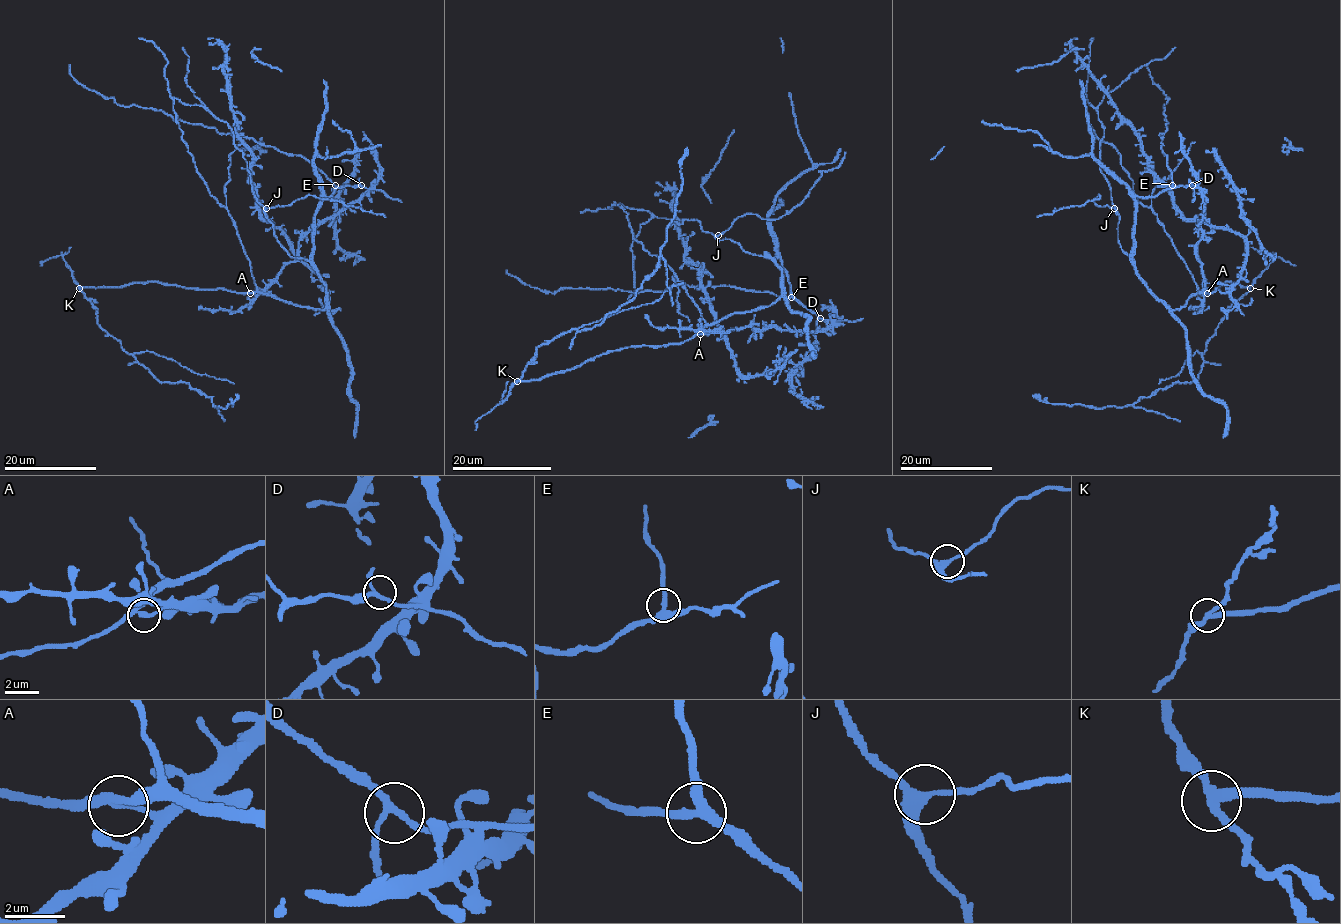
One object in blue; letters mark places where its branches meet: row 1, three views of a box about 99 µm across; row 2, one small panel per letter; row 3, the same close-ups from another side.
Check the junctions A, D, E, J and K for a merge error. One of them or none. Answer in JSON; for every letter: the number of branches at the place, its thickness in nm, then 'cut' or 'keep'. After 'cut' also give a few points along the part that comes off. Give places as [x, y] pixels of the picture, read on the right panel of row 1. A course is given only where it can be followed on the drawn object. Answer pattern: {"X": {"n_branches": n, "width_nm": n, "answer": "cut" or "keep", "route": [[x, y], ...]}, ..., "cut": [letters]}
{"A": {"n_branches": 3, "width_nm": 240, "answer": "keep"}, "D": {"n_branches": 3, "width_nm": 220, "answer": "keep"}, "E": {"n_branches": 3, "width_nm": 280, "answer": "keep"}, "J": {"n_branches": 3, "width_nm": 280, "answer": "keep"}, "K": {"n_branches": 3, "width_nm": 260, "answer": "cut", "route": [[1251, 288], [1226, 309], [1207, 342], [1194, 381], [1173, 382], [1119, 407], [1046, 403], [1032, 395]]}, "cut": ["K"]}

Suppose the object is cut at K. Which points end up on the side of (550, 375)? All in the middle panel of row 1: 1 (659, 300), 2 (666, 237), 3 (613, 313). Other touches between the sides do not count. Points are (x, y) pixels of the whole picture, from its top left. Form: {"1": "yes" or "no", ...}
{"1": "no", "2": "no", "3": "no"}

